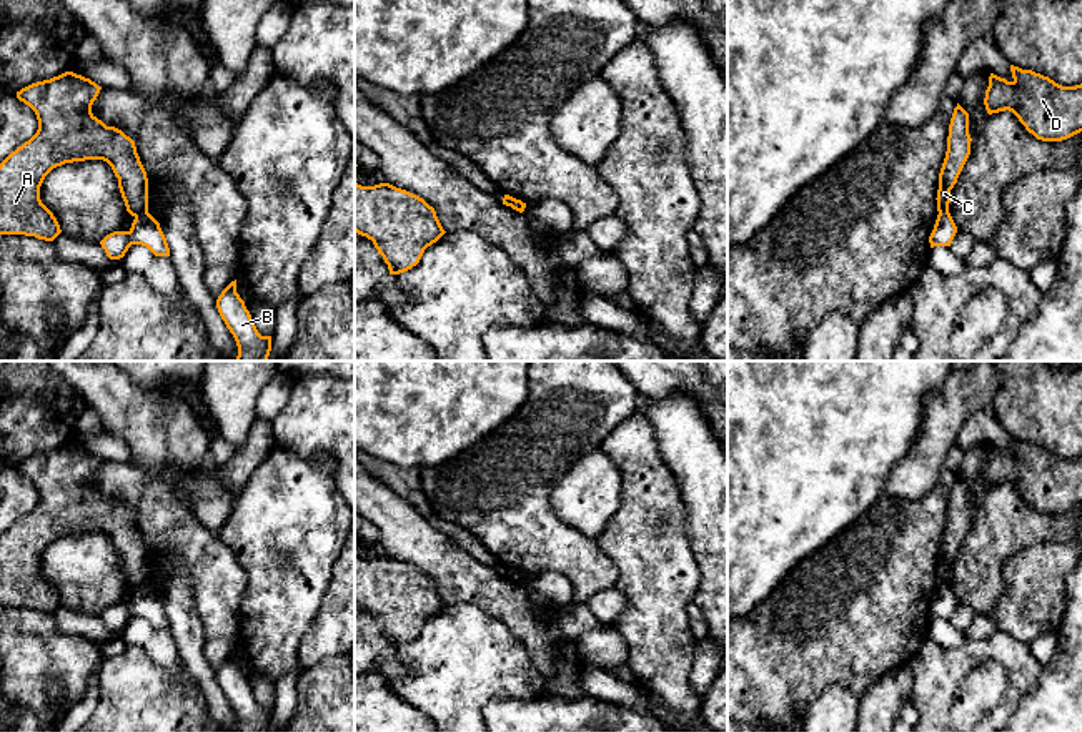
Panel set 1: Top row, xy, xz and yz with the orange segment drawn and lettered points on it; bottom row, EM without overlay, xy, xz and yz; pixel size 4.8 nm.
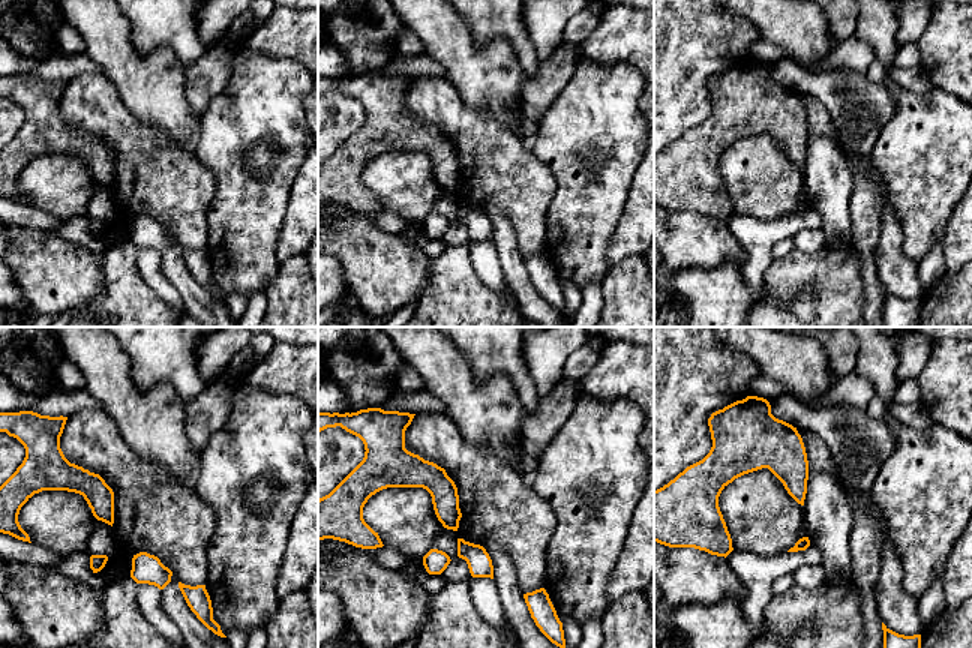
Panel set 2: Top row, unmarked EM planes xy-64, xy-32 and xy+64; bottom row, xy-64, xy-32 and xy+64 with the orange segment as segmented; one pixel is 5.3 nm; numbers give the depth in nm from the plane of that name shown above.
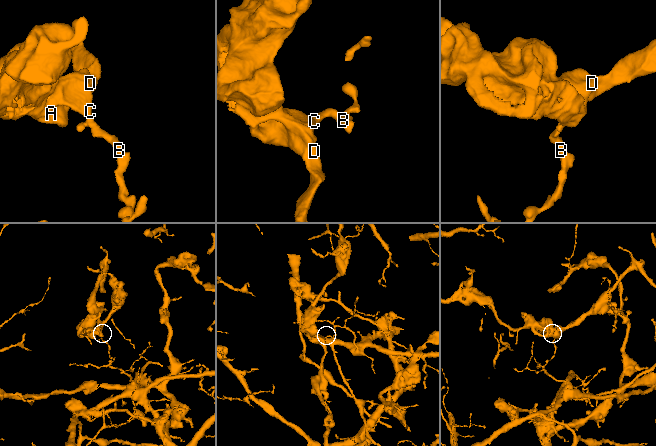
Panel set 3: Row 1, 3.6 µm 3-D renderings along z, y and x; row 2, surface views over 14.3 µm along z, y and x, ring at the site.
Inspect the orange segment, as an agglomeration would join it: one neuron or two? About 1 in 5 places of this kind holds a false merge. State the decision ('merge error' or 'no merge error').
merge error

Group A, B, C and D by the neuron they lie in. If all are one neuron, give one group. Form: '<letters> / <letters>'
A C D / B

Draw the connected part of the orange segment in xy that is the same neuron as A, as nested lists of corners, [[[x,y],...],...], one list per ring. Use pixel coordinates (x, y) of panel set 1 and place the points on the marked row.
[[[65,72],[17,92],[17,98],[35,111],[38,130],[0,163],[0,235],[25,235],[53,241],[62,230],[53,213],[42,203],[40,186],[53,168],[73,161],[107,161],[118,178],[127,211],[132,216],[148,211],[148,178],[135,141],[92,113],[100,90],[102,87],[90,78]]]

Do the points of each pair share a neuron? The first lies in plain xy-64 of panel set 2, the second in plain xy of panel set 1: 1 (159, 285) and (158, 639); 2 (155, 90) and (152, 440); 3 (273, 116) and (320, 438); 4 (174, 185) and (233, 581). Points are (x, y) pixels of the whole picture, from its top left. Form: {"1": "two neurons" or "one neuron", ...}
{"1": "one neuron", "2": "one neuron", "3": "two neurons", "4": "one neuron"}

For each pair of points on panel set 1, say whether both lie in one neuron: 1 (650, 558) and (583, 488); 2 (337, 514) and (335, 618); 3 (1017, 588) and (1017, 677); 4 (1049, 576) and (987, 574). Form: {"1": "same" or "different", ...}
{"1": "different", "2": "different", "3": "different", "4": "different"}

